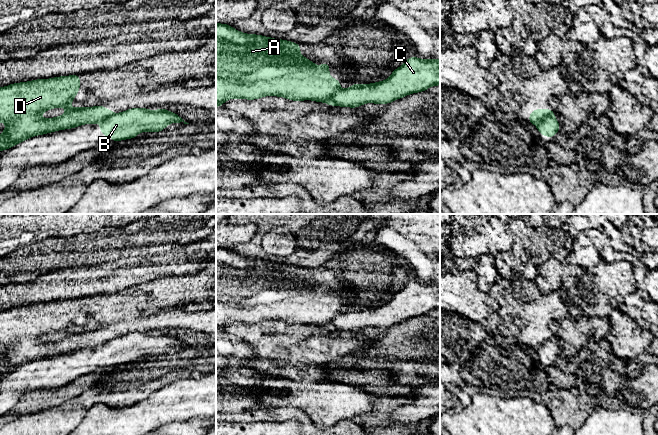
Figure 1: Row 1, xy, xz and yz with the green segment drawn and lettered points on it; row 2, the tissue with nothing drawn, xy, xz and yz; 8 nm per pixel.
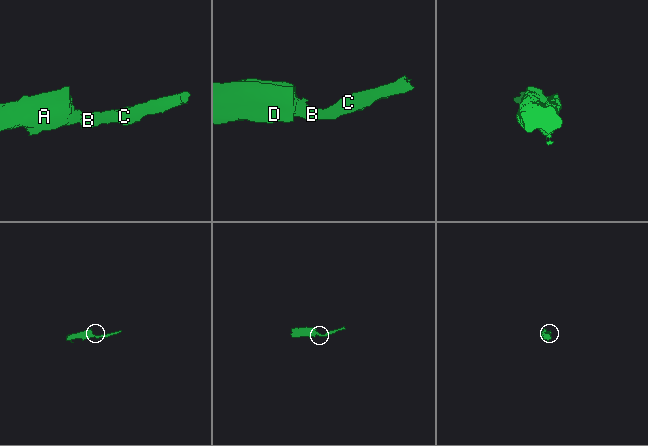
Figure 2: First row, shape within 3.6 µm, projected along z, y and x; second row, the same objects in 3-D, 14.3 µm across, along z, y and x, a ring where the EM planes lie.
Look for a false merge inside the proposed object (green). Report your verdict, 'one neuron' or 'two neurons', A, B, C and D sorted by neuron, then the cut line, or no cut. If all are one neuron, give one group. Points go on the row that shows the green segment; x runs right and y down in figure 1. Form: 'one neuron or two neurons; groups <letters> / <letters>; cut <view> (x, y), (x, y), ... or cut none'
two neurons; groups A D / B C; cut yz (553, 113), (545, 116), (536, 125)

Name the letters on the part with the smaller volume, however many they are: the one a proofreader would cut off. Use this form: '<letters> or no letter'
B, C

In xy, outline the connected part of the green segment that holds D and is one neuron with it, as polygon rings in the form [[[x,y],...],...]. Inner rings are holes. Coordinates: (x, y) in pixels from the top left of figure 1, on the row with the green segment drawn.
[[[80,74],[37,79],[0,87],[0,122],[6,123],[6,128],[0,134],[0,152],[34,136],[72,129],[84,124],[96,124],[113,115],[111,109],[102,105],[71,108],[69,104],[74,101],[79,91]],[[59,107],[67,108],[66,112],[59,117],[43,119],[40,116],[42,112]]]

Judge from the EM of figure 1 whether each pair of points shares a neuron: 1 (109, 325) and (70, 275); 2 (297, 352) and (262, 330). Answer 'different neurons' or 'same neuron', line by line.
1: different neurons
2: same neuron

